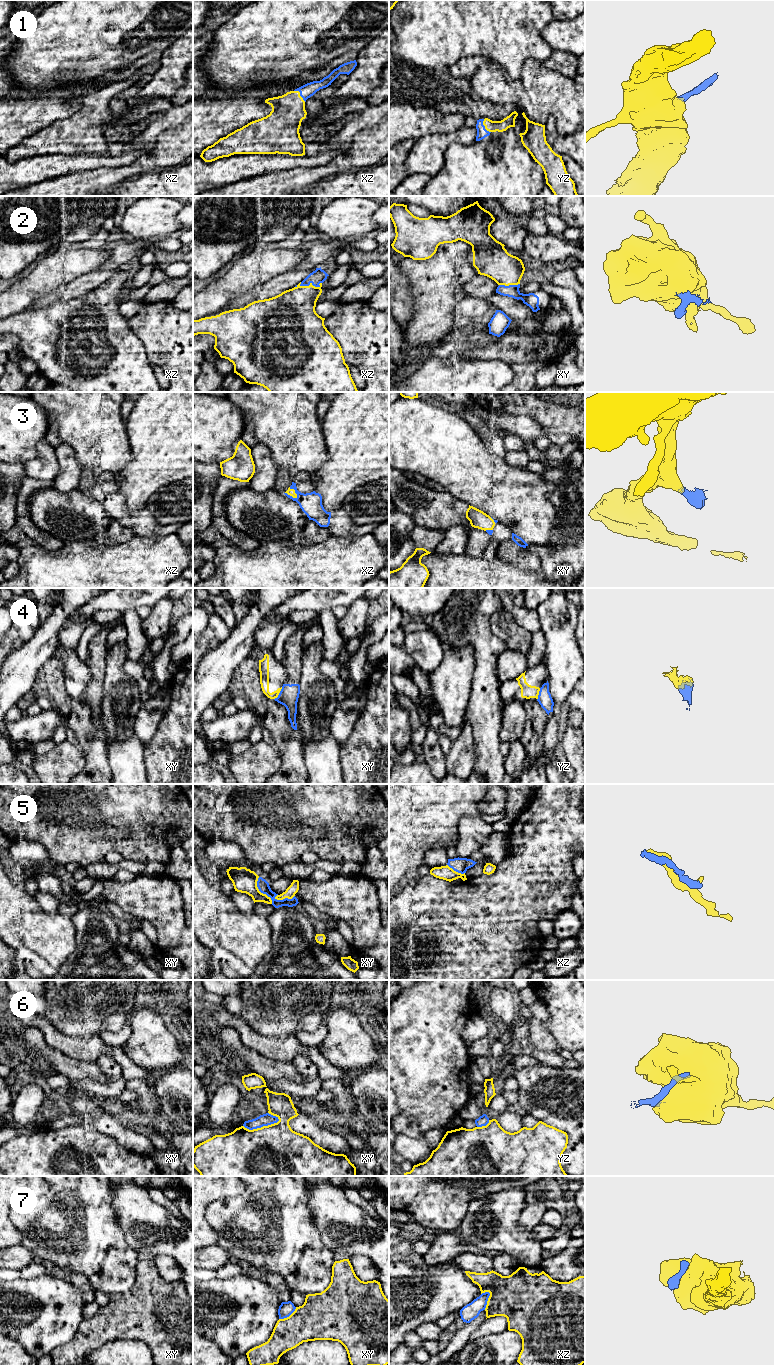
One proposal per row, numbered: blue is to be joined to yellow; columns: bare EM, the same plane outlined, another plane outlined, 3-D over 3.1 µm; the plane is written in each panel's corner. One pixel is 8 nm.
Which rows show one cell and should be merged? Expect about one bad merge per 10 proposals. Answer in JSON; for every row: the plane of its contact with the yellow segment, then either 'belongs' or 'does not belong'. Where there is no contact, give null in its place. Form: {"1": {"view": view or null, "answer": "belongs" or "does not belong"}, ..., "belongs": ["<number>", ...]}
{"1": {"view": "xz", "answer": "belongs"}, "2": {"view": "xz", "answer": "belongs"}, "3": {"view": "xz", "answer": "belongs"}, "4": {"view": "xy", "answer": "does not belong"}, "5": {"view": "xy", "answer": "does not belong"}, "6": {"view": "xy", "answer": "does not belong"}, "7": {"view": "xz", "answer": "does not belong"}, "belongs": ["1", "2", "3"]}

